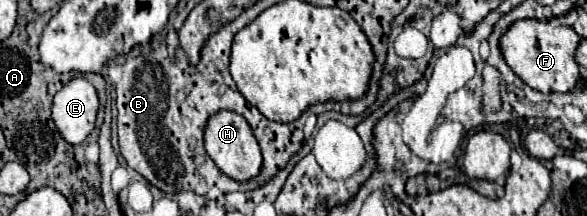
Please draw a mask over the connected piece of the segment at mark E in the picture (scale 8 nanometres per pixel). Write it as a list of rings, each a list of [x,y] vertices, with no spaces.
[[[82,76],[70,78],[54,96],[52,118],[58,132],[70,144],[80,144],[94,130],[98,96],[92,82]]]

